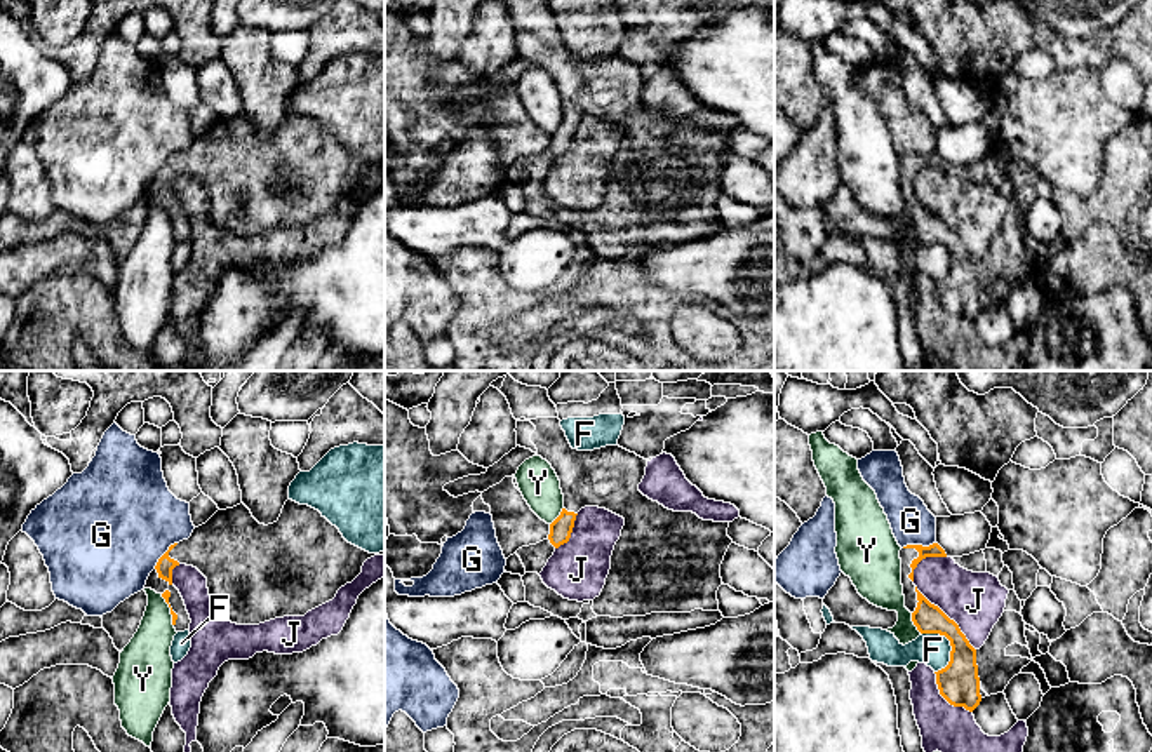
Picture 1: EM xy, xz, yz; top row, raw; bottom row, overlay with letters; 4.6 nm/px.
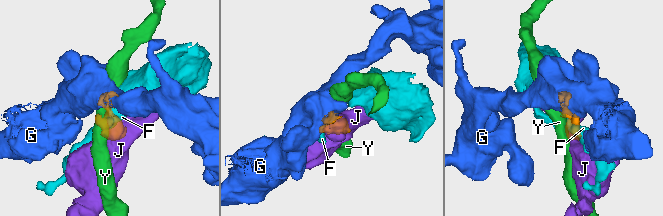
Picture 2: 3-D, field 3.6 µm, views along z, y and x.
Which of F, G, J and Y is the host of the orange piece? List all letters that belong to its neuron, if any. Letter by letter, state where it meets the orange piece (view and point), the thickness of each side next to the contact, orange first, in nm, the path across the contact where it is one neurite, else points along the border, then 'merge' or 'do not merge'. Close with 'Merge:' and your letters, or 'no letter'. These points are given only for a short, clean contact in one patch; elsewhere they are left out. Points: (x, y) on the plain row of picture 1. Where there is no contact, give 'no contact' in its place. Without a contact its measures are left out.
F: yz (951, 255) | 190/150 nm | along yz (923, 242), (938, 242), (951, 256), (951, 270), (935, 282) | do not merge
G: yz (917, 155) | 60/190 nm | along yz (935, 152), (902, 157) | do not merge
J: yz (947, 227) | 140/280 nm | do not merge
Y: yz (914, 234) | 140/200 nm | along yz (910, 223), (910, 230), (921, 244) | do not merge
Merge: no letter

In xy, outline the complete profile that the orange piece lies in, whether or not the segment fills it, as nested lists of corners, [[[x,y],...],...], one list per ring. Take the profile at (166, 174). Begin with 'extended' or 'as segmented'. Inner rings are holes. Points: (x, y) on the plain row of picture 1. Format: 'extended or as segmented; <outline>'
extended; [[[287,110],[278,131],[265,136],[240,113],[218,120],[205,134],[195,138],[188,150],[171,155],[150,183],[144,198],[165,209],[176,242],[190,240],[191,230],[179,200],[172,195],[172,179],[179,174],[193,176],[207,188],[214,225],[237,235],[259,235],[284,226],[305,226],[332,211],[374,165],[385,165],[385,160],[369,164],[348,153],[336,136],[308,115]]]

